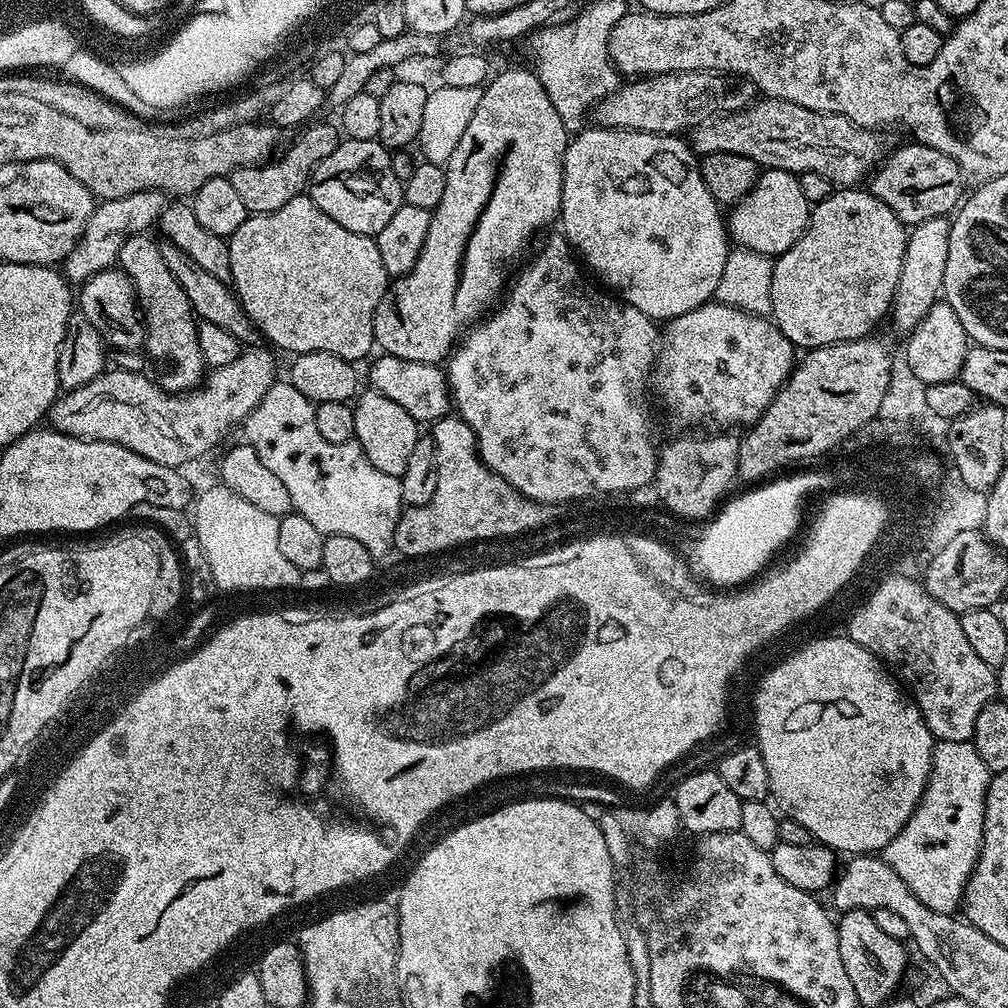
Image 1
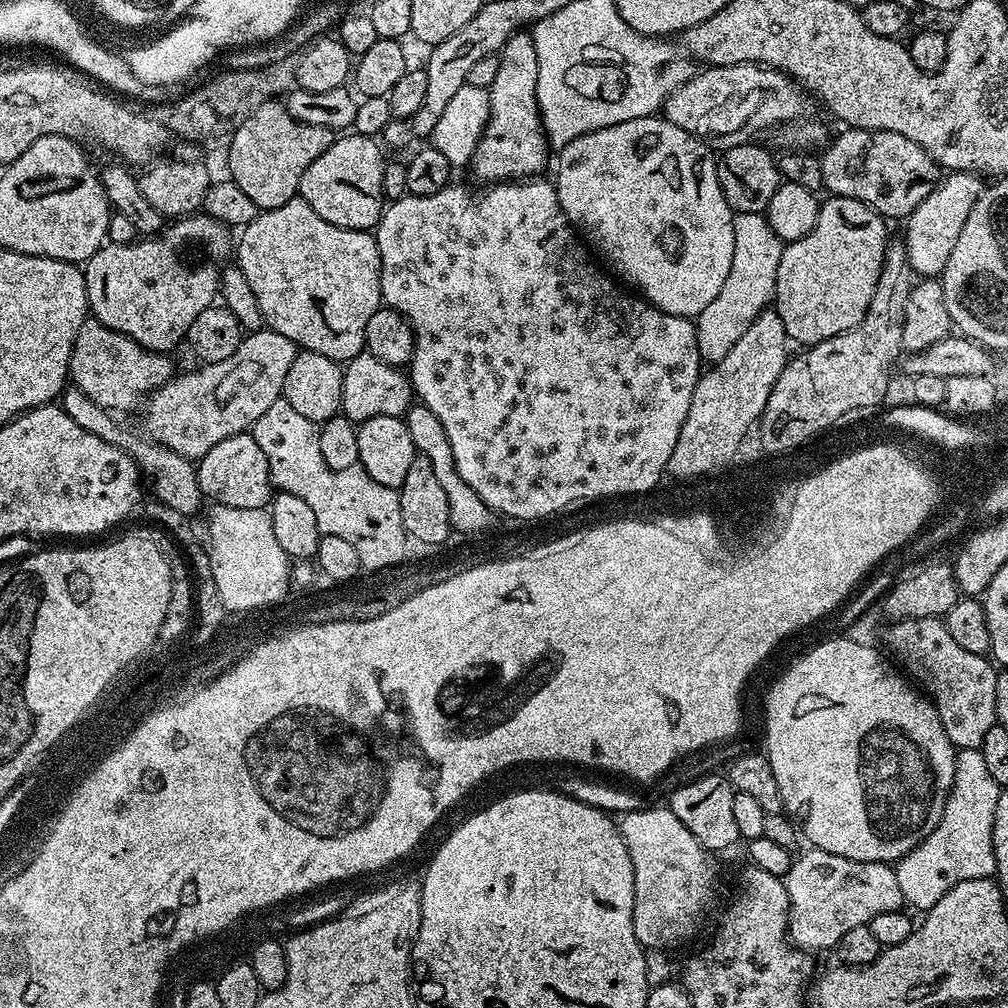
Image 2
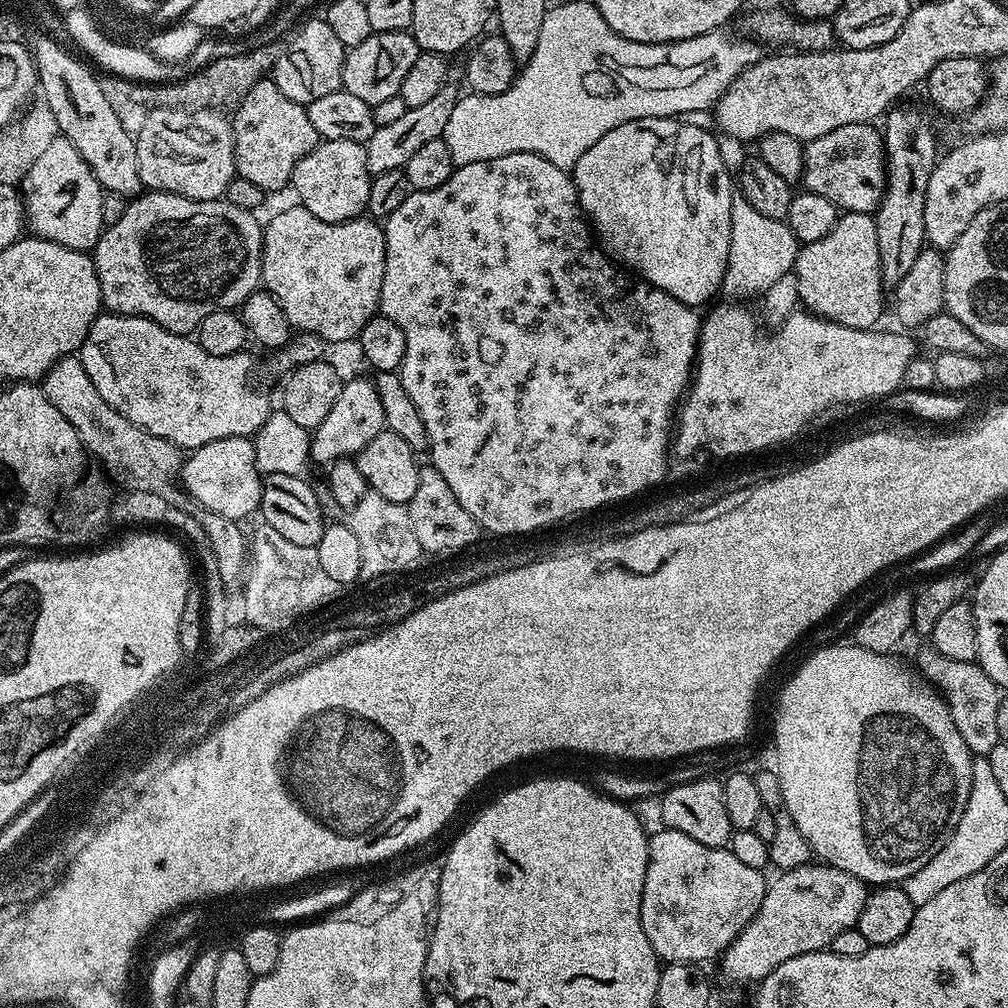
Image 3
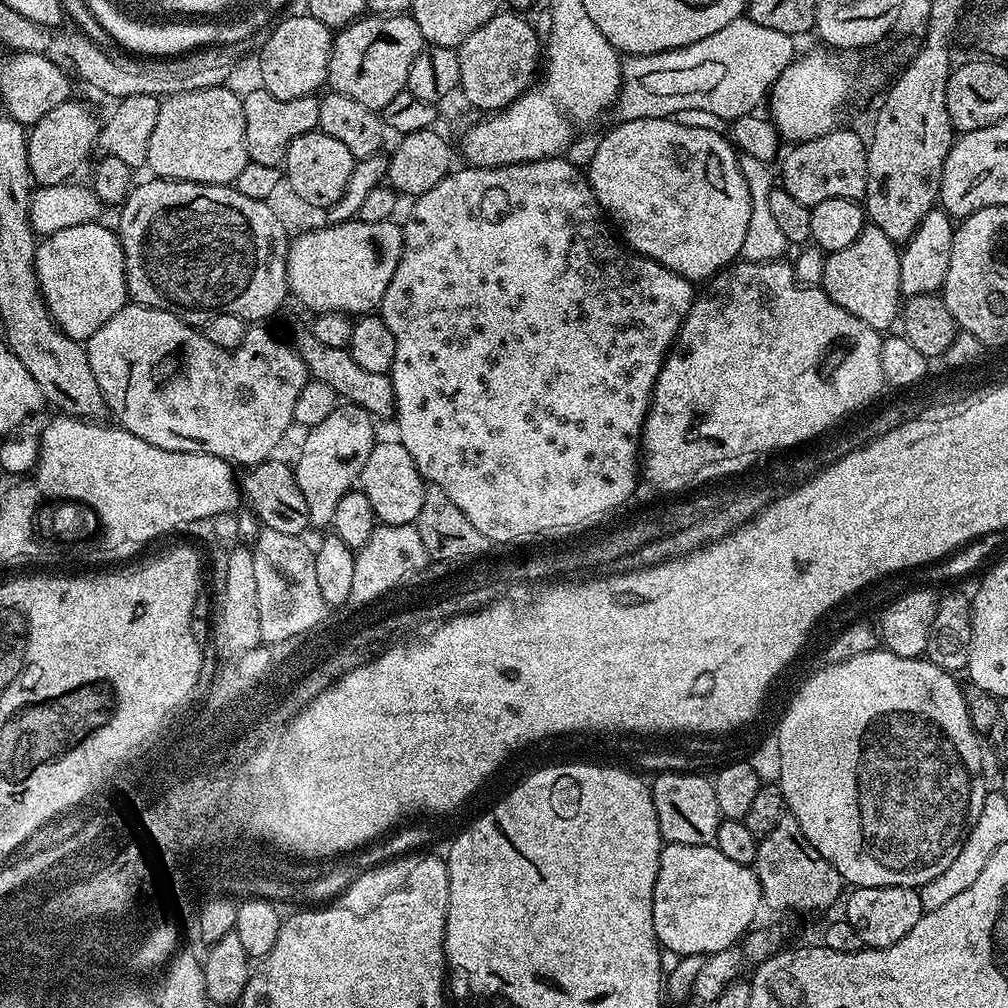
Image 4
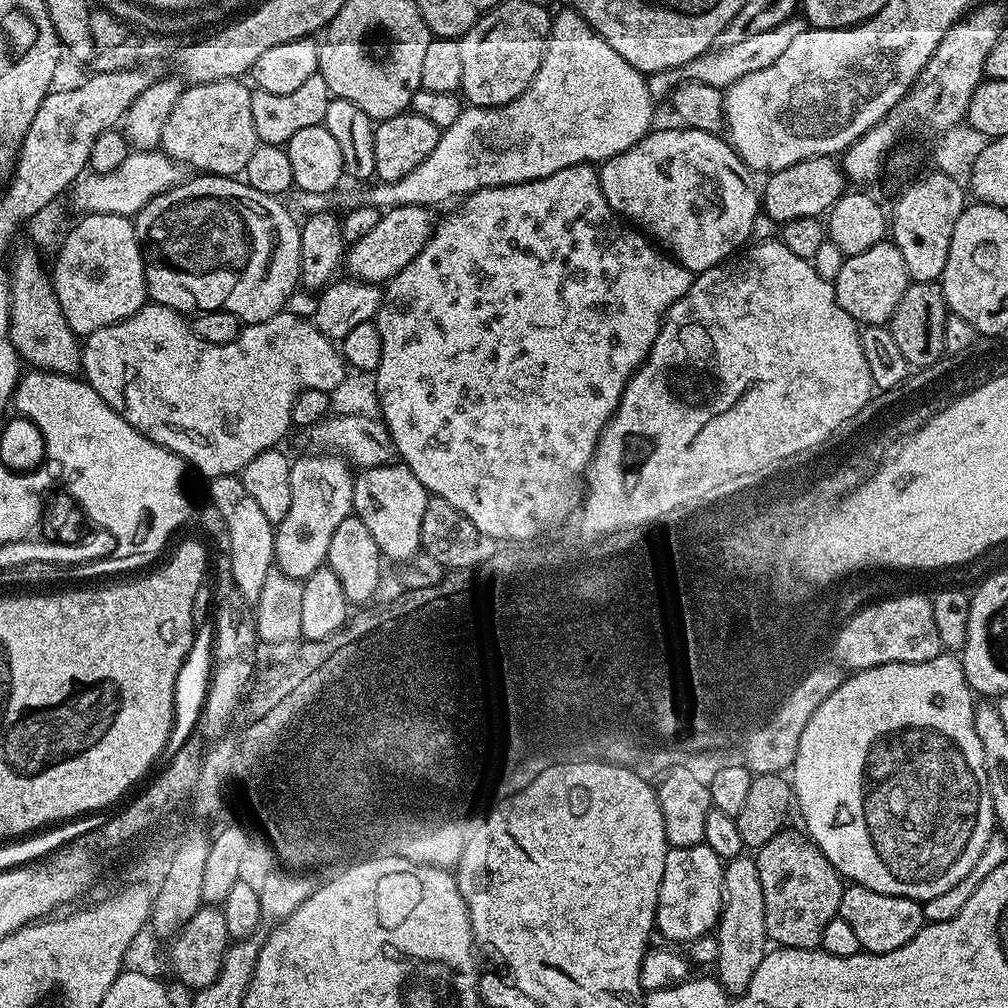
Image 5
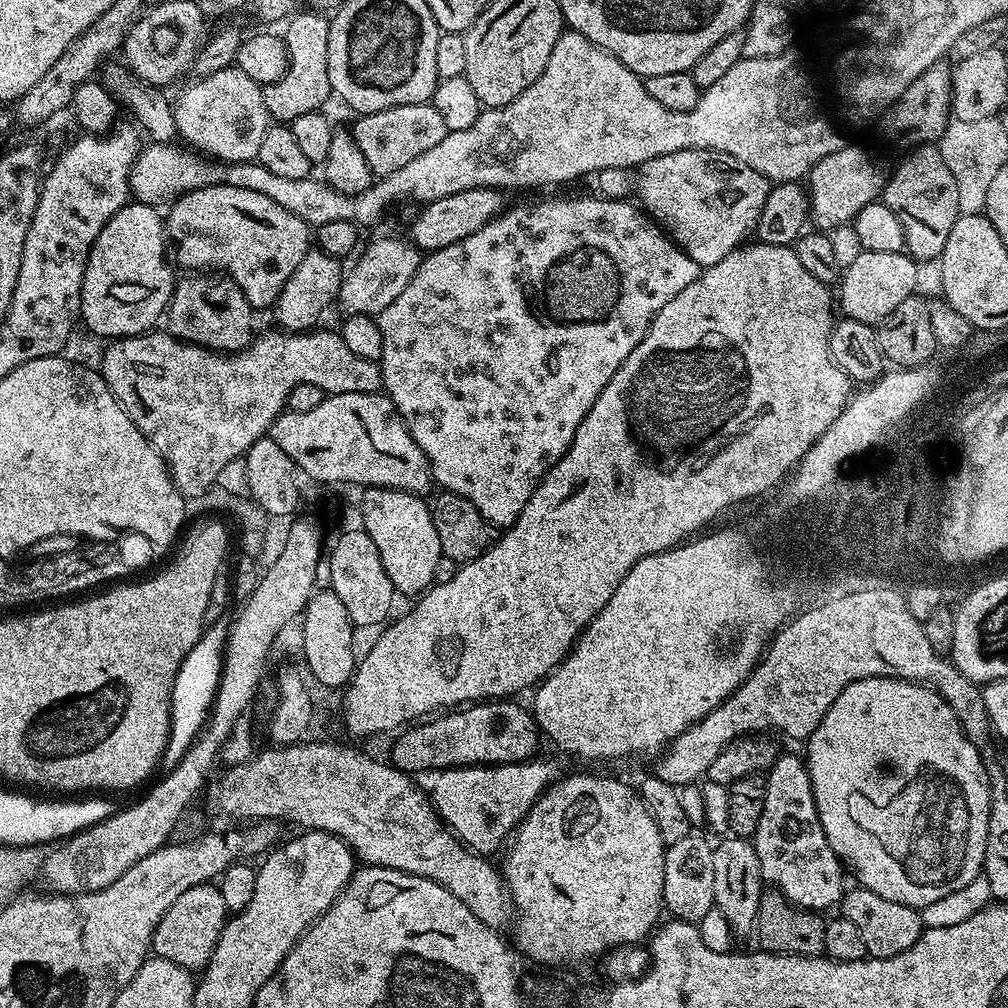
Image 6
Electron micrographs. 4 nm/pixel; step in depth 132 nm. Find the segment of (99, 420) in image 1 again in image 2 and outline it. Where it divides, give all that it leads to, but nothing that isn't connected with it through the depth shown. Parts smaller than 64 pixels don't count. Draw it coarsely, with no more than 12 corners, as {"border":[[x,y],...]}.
{"border":[[265,326],[173,375],[143,431],[191,462],[283,397],[296,344]]}

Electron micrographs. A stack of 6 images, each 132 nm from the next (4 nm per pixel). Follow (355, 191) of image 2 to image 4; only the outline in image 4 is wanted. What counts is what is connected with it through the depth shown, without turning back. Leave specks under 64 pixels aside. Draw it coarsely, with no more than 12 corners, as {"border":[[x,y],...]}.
{"border":[[313,130],[282,165],[304,204],[327,210],[346,190],[354,157]]}

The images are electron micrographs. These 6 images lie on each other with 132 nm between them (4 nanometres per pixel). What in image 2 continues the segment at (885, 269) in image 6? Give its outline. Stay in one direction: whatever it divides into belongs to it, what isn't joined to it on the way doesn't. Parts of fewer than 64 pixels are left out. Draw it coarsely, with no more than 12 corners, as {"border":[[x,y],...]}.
{"border":[[833,195],[787,241],[774,310],[789,341],[862,322],[885,217]]}

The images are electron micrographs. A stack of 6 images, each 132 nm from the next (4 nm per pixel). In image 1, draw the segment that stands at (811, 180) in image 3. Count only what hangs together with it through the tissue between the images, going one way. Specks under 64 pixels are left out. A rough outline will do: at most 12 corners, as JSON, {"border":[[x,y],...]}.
{"border":[[909,142],[870,191],[905,226],[948,216],[966,178],[942,150]]}

